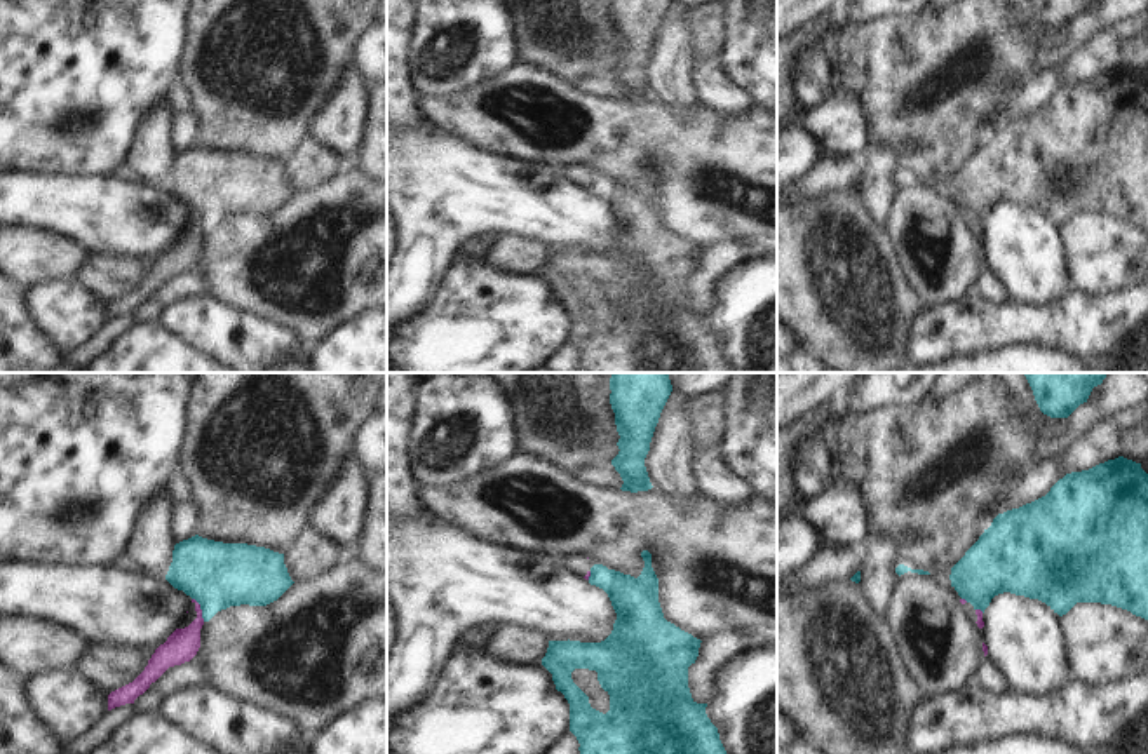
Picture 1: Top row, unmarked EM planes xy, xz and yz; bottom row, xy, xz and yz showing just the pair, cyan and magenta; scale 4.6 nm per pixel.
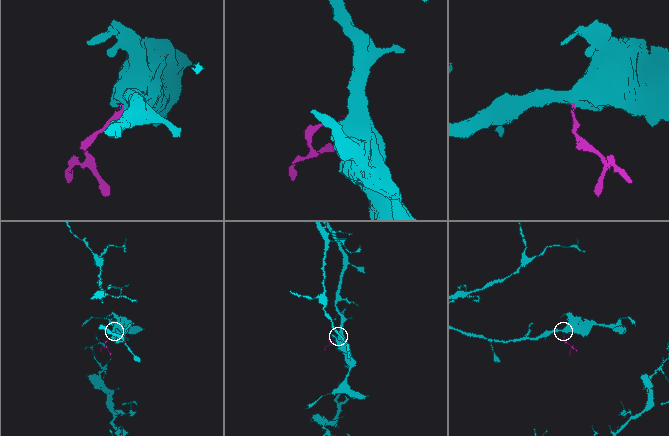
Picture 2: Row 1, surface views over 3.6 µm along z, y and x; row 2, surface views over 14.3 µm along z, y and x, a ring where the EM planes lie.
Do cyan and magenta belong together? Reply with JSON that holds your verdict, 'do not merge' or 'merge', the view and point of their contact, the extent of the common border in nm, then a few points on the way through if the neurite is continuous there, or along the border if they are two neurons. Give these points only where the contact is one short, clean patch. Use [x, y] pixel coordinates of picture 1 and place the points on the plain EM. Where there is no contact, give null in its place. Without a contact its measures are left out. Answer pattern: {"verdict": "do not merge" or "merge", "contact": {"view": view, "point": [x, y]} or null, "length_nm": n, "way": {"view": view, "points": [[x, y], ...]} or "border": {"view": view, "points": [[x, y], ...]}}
{"verdict": "do not merge", "contact": {"view": "xy", "point": [201, 218]}, "length_nm": 130, "border": {"view": "xy", "points": [[192, 208], [199, 215], [204, 230]]}}

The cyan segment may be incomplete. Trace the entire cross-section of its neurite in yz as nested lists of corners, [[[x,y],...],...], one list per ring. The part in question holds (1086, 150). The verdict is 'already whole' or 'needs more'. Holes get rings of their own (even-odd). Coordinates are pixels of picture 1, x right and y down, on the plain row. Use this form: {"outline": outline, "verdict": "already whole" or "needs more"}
{"outline": [[[1124,66],[1066,84],[1045,106],[998,124],[949,190],[983,223],[995,205],[1010,202],[1038,209],[1059,226],[1077,212],[1101,212],[1148,230],[1148,84]]], "verdict": "already whole"}

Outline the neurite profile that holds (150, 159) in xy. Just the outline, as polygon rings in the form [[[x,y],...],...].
[[[165,96],[153,99],[136,122],[124,172],[157,188],[165,188],[172,172],[174,150],[169,141],[172,110]]]

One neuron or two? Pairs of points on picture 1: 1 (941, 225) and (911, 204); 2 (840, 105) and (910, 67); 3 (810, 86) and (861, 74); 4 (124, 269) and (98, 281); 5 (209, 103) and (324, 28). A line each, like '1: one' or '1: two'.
1: one
2: two
3: two
4: one
5: one

